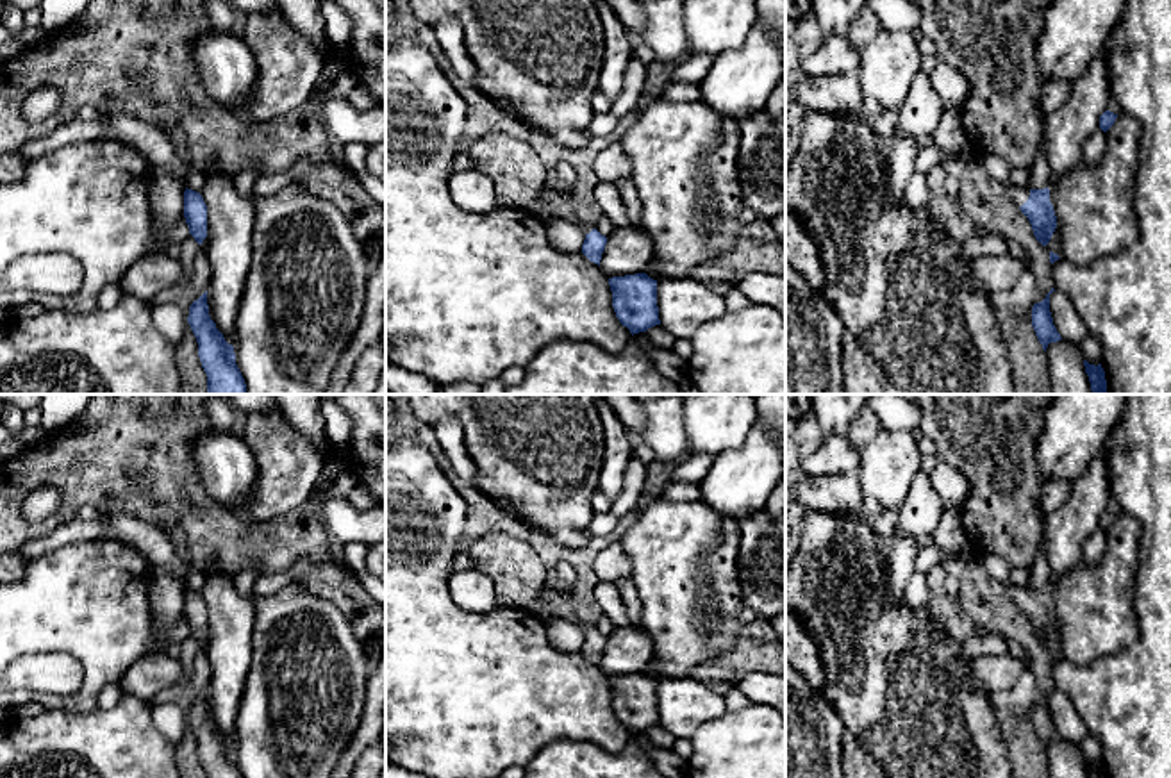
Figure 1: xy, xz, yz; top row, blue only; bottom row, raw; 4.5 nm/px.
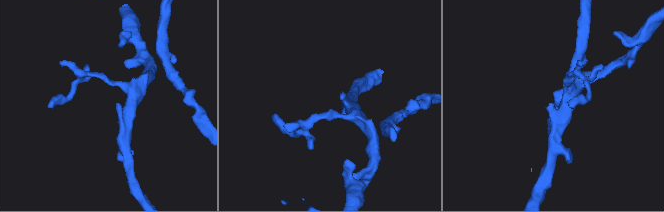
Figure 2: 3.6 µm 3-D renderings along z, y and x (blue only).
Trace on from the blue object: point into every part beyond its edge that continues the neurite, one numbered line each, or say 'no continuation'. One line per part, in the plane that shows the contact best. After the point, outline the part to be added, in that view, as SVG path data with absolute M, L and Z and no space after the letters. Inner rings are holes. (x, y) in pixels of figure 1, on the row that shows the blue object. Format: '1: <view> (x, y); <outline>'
1: yz (1016, 193); M1005 182L1003 184L1007 196L1016 203L1016 207L1021 207L1028 196L1030 196L1030 189L1026 189L1025 186L1014 186L1012 182Z

